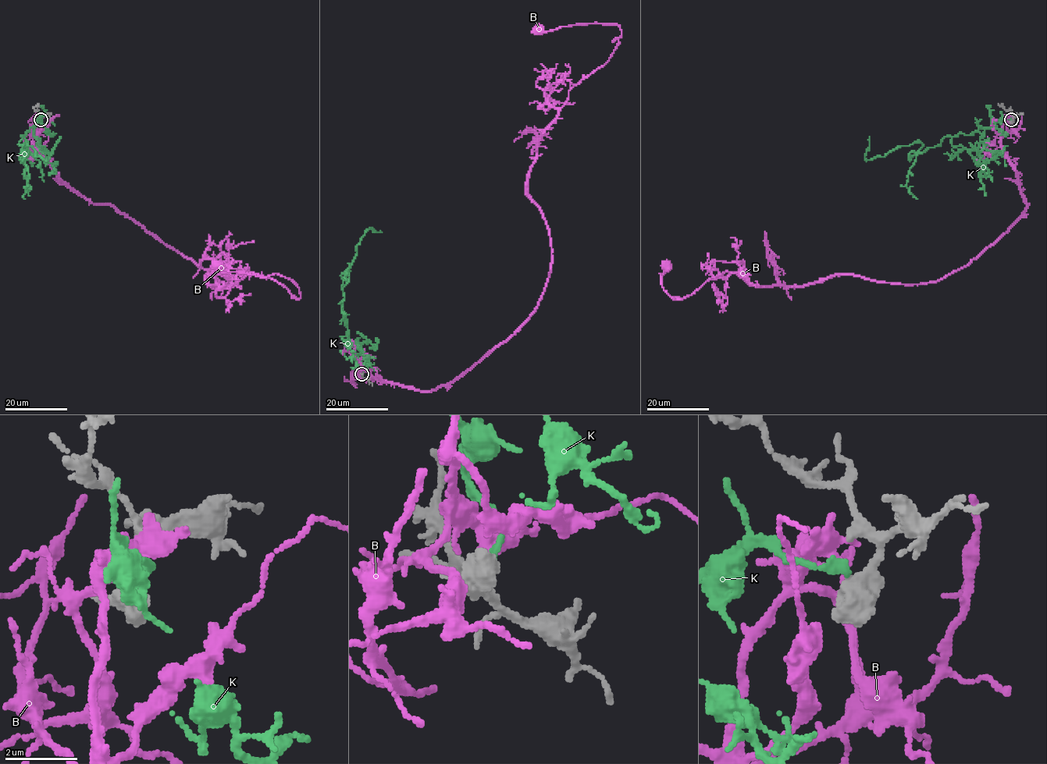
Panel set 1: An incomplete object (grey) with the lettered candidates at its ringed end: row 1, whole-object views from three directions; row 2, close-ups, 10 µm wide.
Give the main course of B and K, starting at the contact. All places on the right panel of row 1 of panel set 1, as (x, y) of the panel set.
B: (1011, 116), (1002, 145), (1028, 205), (939, 279), (756, 286), (724, 271), (674, 298), (661, 285), (666, 264)
K: (1011, 119), (945, 136), (918, 153), (922, 144), (915, 142), (870, 159), (864, 155), (868, 136)

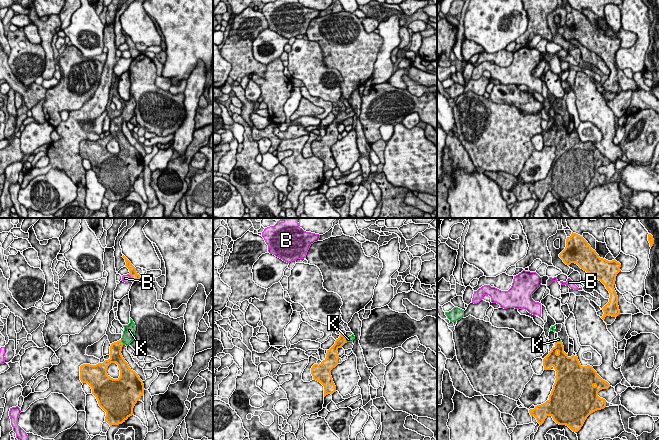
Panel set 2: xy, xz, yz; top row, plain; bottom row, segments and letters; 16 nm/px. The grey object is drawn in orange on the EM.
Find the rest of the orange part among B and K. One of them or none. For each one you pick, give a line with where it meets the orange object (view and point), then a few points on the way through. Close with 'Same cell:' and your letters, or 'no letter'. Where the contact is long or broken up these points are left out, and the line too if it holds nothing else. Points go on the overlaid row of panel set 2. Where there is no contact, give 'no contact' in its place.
K: meets orange in xy at (121, 342); runs through xy (115, 354), (115, 348), (121, 342), (128, 335), (129, 330)
Same cell: K

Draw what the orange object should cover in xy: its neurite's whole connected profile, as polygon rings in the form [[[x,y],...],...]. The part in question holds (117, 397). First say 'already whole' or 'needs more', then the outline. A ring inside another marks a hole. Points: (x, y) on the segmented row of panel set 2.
needs more | [[[130,318],[130,323],[123,327],[122,338],[110,346],[108,360],[96,365],[80,366],[80,380],[91,387],[99,406],[106,412],[105,422],[110,426],[122,424],[133,415],[133,408],[145,390],[143,381],[121,354],[122,347],[130,345],[134,340],[135,323]],[[111,363],[118,365],[118,379],[113,379],[107,374],[107,368]]]

